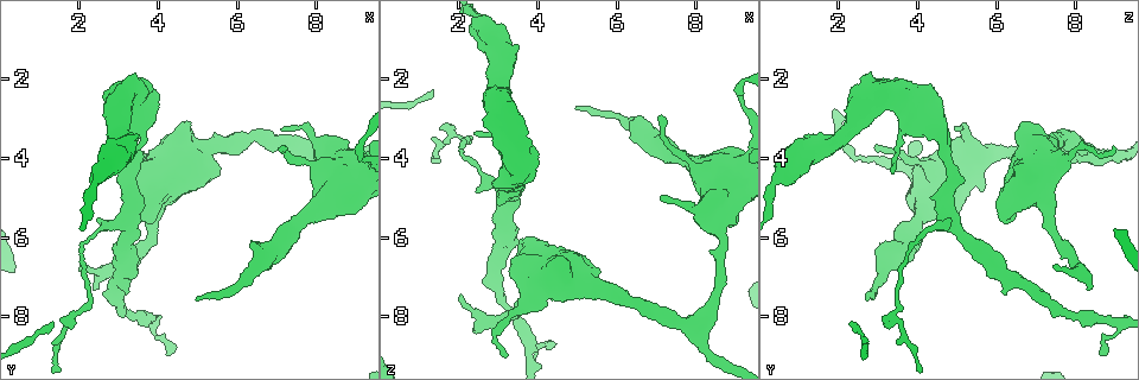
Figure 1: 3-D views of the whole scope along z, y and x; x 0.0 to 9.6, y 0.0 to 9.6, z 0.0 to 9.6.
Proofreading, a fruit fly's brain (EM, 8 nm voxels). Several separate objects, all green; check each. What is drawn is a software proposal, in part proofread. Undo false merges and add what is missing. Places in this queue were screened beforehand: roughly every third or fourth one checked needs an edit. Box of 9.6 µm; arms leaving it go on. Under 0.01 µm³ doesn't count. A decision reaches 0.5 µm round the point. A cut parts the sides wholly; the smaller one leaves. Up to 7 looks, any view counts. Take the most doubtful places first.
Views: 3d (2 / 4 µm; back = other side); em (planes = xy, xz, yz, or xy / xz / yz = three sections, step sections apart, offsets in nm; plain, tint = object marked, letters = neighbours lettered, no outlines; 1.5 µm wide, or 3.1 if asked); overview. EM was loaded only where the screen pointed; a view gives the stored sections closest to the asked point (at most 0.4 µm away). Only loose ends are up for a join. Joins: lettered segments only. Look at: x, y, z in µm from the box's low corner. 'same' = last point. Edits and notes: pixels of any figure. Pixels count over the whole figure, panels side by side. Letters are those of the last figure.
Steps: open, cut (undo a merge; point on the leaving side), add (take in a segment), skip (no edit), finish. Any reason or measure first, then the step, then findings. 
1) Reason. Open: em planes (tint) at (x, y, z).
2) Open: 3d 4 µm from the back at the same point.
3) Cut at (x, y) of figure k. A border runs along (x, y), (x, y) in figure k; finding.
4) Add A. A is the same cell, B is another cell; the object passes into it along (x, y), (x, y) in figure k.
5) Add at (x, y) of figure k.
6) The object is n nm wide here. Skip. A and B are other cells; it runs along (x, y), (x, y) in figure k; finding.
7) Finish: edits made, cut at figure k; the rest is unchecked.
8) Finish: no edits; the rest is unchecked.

Open: 3d 4 µm at (7.05, 3.30, 4.90).

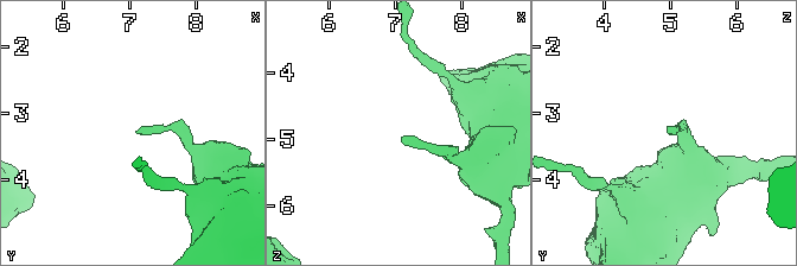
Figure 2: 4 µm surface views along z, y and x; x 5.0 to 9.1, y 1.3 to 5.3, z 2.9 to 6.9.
Shape alone is not enough. Open: em xy step 4 (tint) at (7.05, 3.30, 5.00).

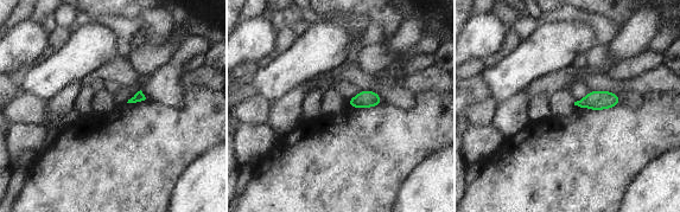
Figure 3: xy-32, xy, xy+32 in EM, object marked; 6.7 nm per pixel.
Open: em xy step 4 (letters) at the same point.

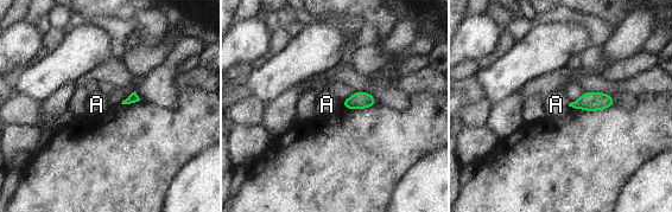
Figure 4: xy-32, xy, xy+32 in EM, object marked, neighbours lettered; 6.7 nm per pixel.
Skip. A is another cell; a border runs along (340, 102), (341, 106) in figure 4; no lettered segment goes on from it.

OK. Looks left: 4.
An open end. Open: 3d 4 µm at (4.20, 8.95, 8.75).

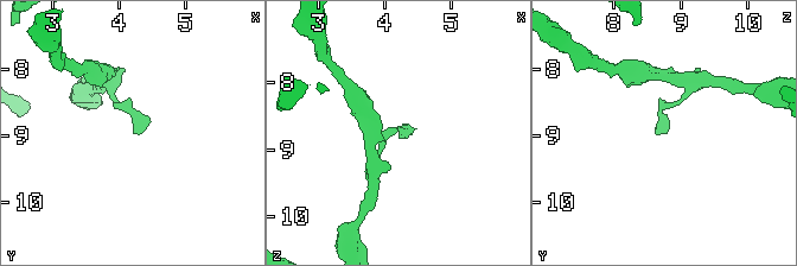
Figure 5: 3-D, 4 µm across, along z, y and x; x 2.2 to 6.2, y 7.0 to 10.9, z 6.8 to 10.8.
Shape alone is not enough. Open: em planes (letters) at (4.25, 8.95, 8.80).

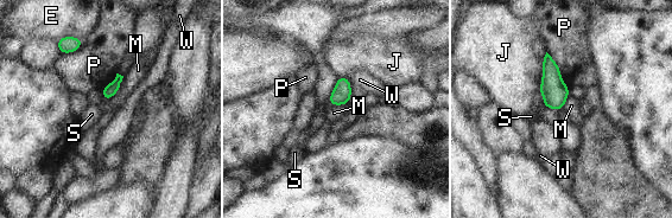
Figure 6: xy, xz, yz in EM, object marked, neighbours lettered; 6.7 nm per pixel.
The object is 90 nm wide here. Skip. E, J, M, P, S and W are other cells; a border runs along (124, 76), (120, 88), (105, 101) in figure 6; none of them fits.

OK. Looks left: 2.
Calibre changes. Open: em xz step 4 (letters) at (9.10, 4.00, 2.60).

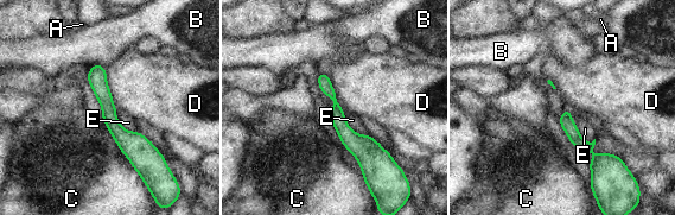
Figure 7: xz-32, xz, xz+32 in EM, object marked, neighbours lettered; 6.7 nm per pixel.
Another direction. Open: em planes (letters) at the same point.

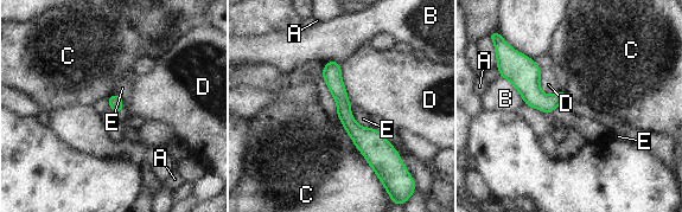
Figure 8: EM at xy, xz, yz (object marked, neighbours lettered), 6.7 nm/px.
The longest contact is with C, 460 nm. Skip. A, B, C, D and E are other cells; a border runs along (339, 119), (354, 146), (376, 174) in figure 8; one neuron here.

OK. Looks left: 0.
Finish: no edits; the rest is unchecked.

